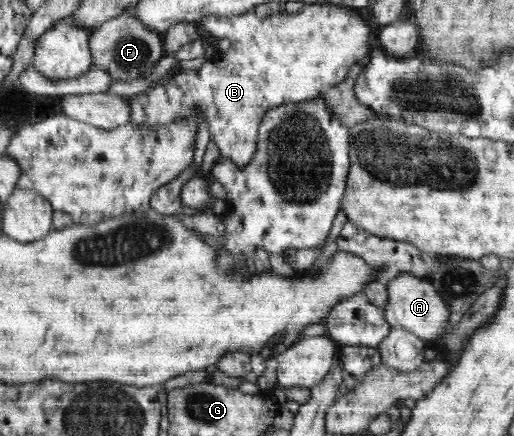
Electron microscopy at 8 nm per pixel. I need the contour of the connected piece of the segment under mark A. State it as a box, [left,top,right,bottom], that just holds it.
[381,273,451,347]

